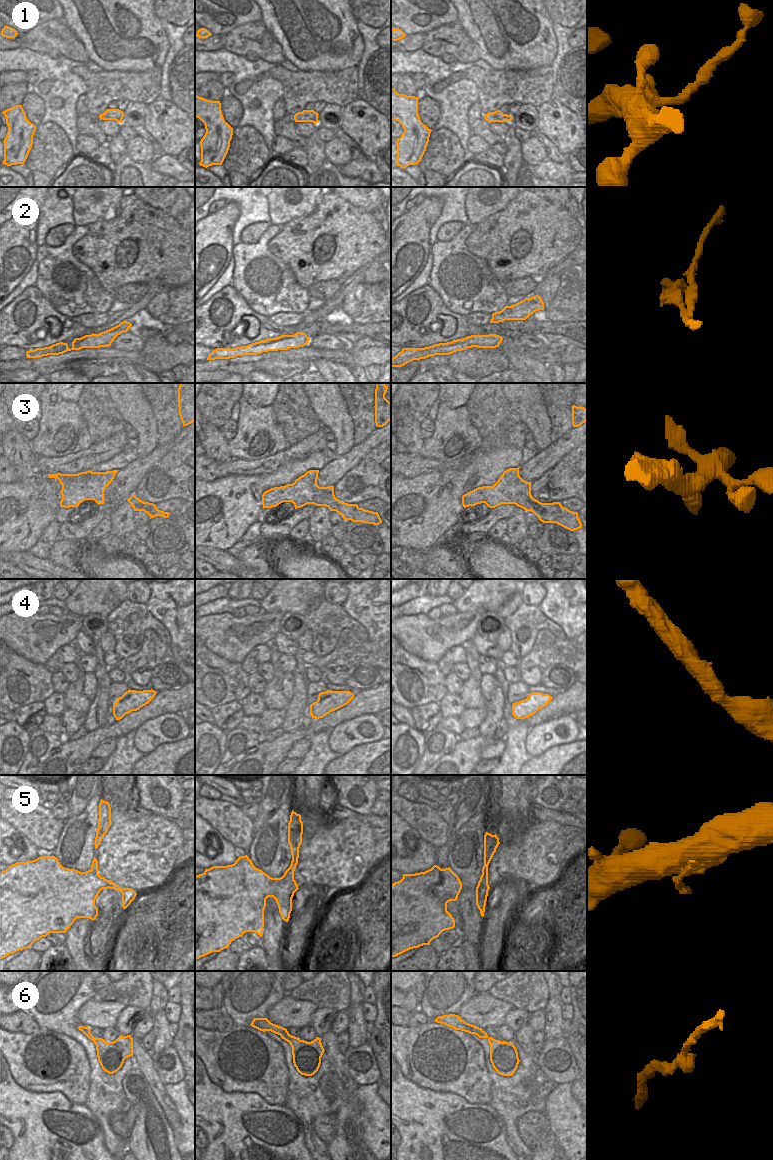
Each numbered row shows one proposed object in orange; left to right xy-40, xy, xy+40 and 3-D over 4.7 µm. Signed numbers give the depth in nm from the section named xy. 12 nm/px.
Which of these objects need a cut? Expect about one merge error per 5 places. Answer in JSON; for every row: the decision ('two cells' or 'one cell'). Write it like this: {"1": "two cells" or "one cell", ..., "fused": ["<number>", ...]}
{"1": "two cells", "2": "two cells", "3": "one cell", "4": "one cell", "5": "one cell", "6": "one cell", "fused": ["1", "2"]}

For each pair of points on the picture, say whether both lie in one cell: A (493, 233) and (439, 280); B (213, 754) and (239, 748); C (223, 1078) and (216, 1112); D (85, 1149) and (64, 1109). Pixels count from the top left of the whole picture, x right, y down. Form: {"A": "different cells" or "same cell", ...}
{"A": "different cells", "B": "different cells", "C": "different cells", "D": "same cell"}

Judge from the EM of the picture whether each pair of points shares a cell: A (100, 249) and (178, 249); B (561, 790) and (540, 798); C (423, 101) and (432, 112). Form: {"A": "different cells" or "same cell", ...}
{"A": "same cell", "B": "same cell", "C": "same cell"}

